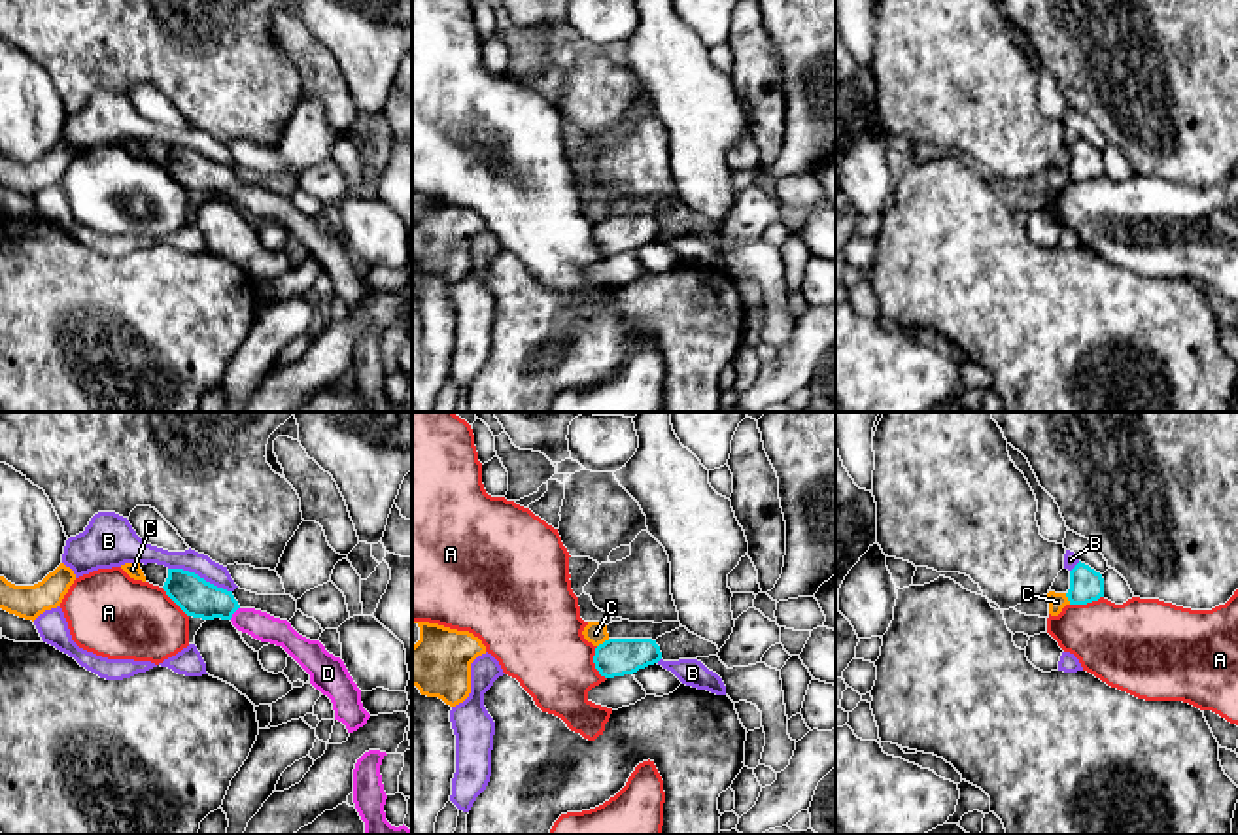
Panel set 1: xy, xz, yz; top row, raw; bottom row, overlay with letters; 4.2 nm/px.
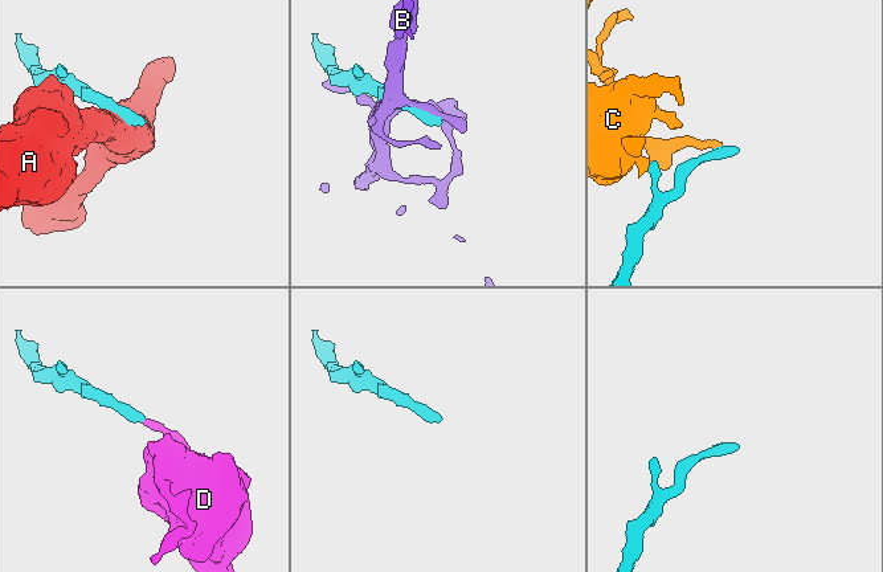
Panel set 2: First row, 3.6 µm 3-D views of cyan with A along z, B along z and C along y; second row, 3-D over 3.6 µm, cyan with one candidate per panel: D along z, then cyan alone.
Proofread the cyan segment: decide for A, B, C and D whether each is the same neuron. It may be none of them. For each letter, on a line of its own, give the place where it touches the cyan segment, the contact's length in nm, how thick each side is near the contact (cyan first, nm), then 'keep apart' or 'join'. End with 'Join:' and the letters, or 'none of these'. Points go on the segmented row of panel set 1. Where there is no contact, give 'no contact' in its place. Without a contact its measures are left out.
A: contact xz (594, 662); length 150 nm; calibres 160 and 380 nm; keep apart
B: contact xy (199, 577); length 300 nm; calibres 160 and 90 nm; keep apart
C: contact xz (605, 641); length 70 nm; calibres 160 and 90 nm; keep apart
D: contact xy (235, 611); length 70 nm; calibres 160 and 120 nm; join
Join: D

